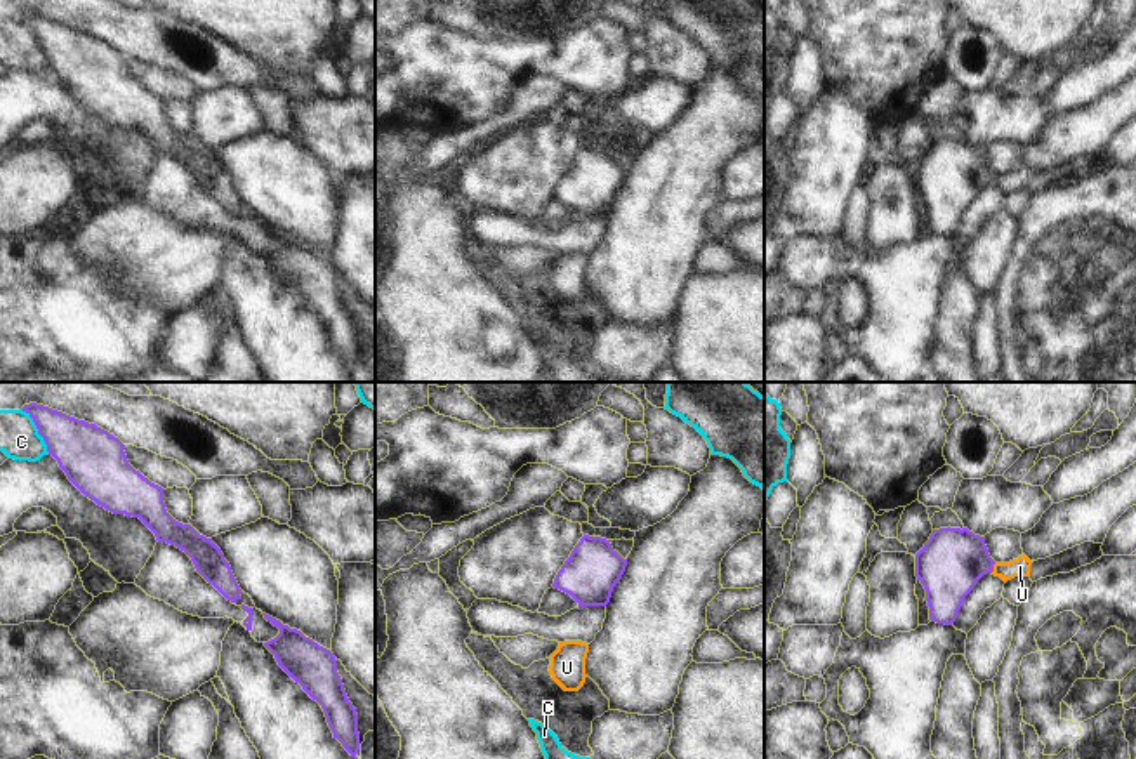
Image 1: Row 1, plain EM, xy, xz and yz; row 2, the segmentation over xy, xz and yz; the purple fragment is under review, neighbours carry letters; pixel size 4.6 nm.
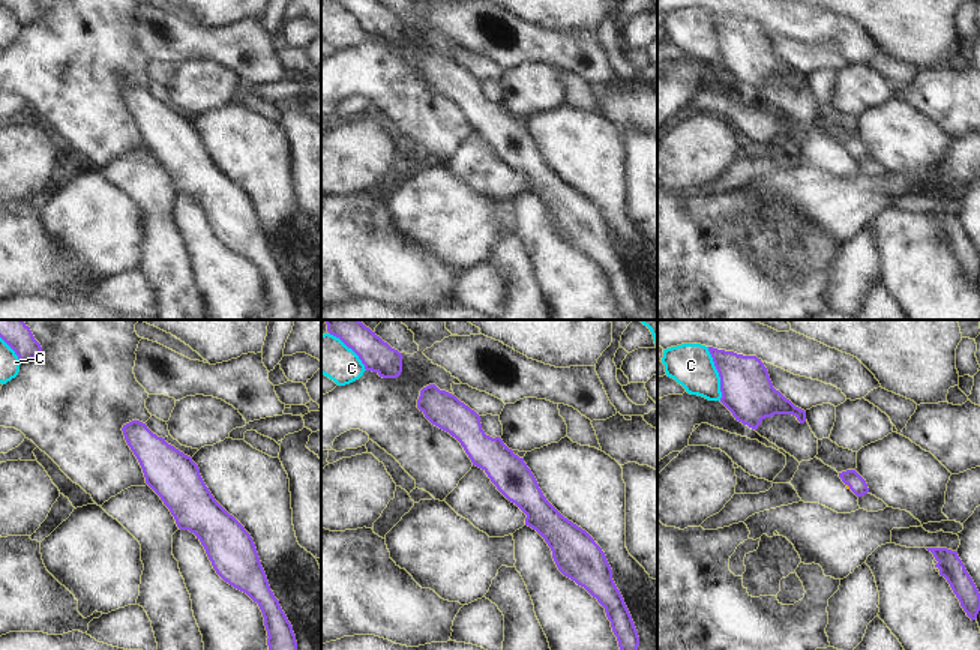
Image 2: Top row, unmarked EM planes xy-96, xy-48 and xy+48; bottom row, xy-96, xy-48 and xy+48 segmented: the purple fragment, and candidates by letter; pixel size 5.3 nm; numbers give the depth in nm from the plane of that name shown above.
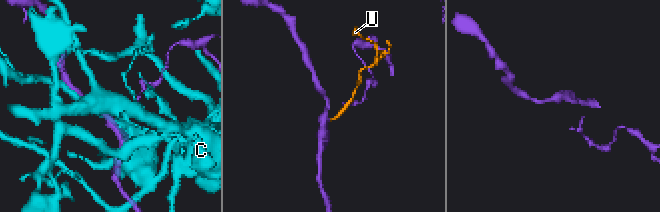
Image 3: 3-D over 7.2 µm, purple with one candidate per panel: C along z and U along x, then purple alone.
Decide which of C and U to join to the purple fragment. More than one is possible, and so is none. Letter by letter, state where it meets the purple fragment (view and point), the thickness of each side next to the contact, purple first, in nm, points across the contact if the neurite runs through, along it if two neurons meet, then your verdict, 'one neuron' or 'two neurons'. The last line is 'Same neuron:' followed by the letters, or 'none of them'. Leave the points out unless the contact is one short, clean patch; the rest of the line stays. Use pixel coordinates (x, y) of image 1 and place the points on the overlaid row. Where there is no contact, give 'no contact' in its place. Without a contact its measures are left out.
C: xy (39, 431) | 280/190 nm | two neurons
U: yz (992, 568) | 300/90 nm | across yz (951, 563), (984, 563), (992, 568), (1020, 567) | one neuron
Same neuron: U

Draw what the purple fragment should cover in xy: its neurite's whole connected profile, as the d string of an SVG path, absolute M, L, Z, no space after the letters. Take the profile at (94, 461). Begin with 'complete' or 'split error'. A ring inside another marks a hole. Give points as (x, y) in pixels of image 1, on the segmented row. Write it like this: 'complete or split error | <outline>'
complete | M30 403L21 410L33 419L49 455L85 497L113 514L139 518L158 542L184 551L196 571L228 601L241 599L241 589L221 549L167 512L163 488L129 464L118 438L43 405Z

